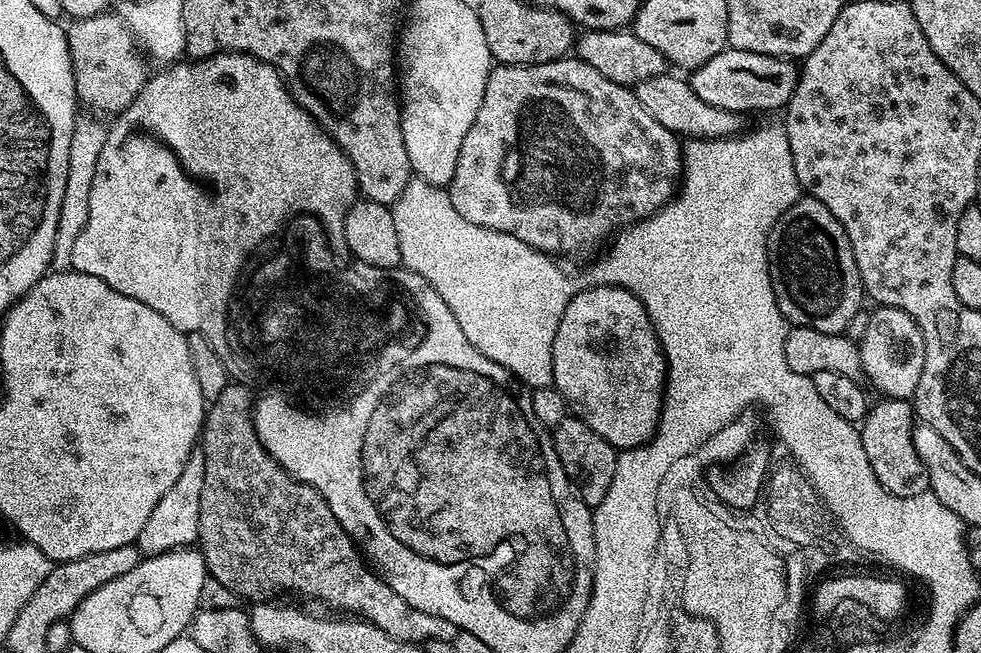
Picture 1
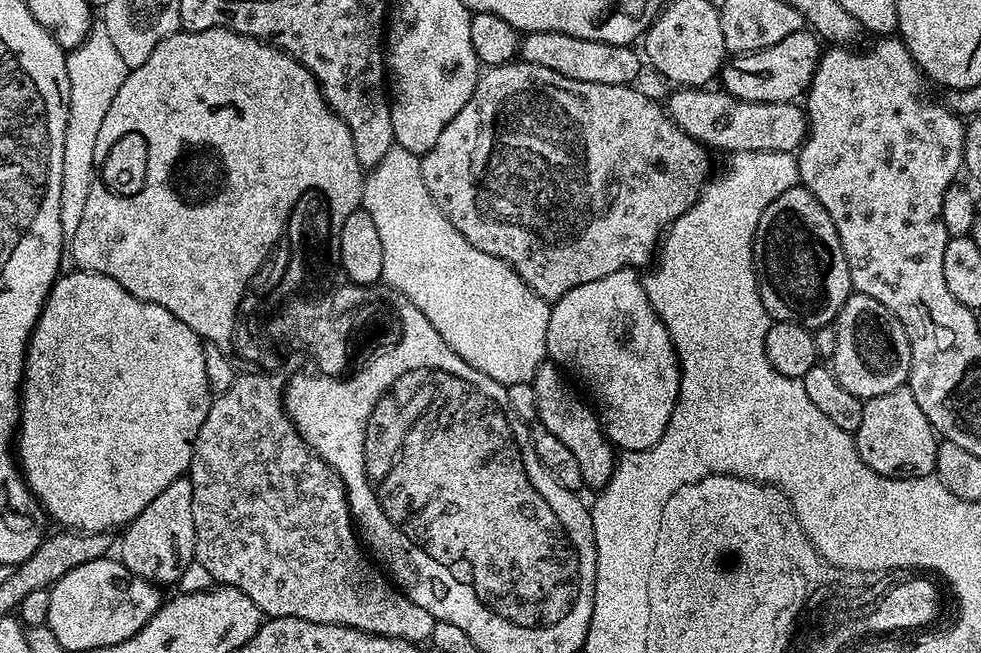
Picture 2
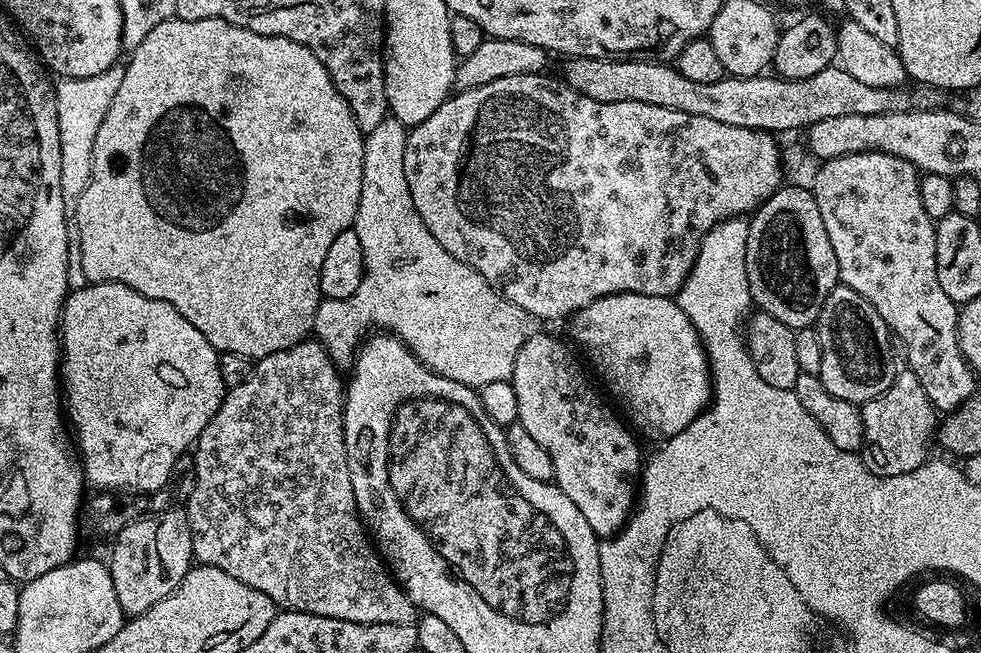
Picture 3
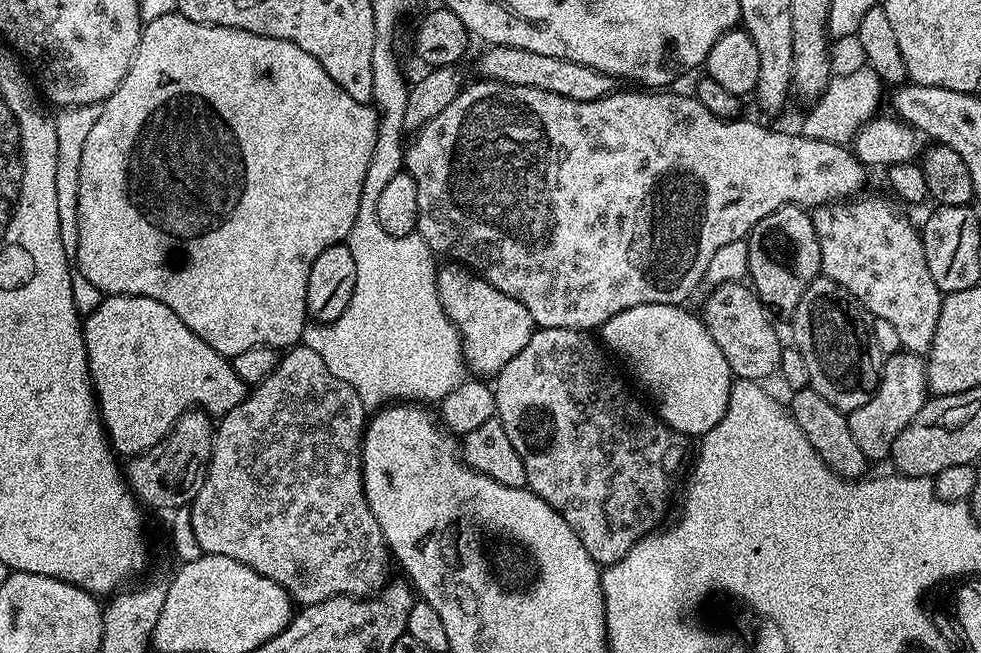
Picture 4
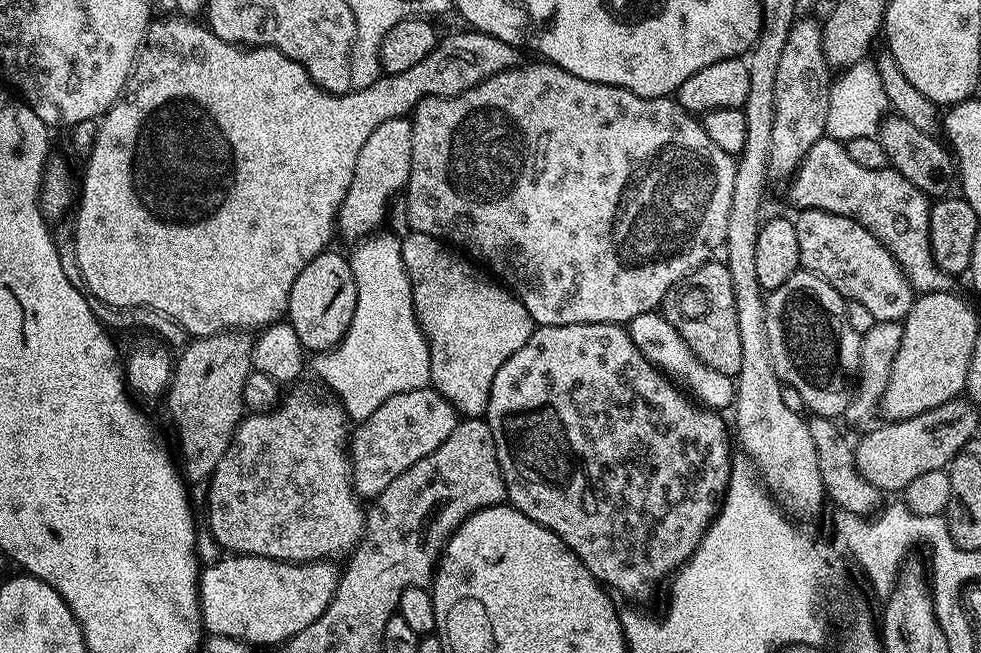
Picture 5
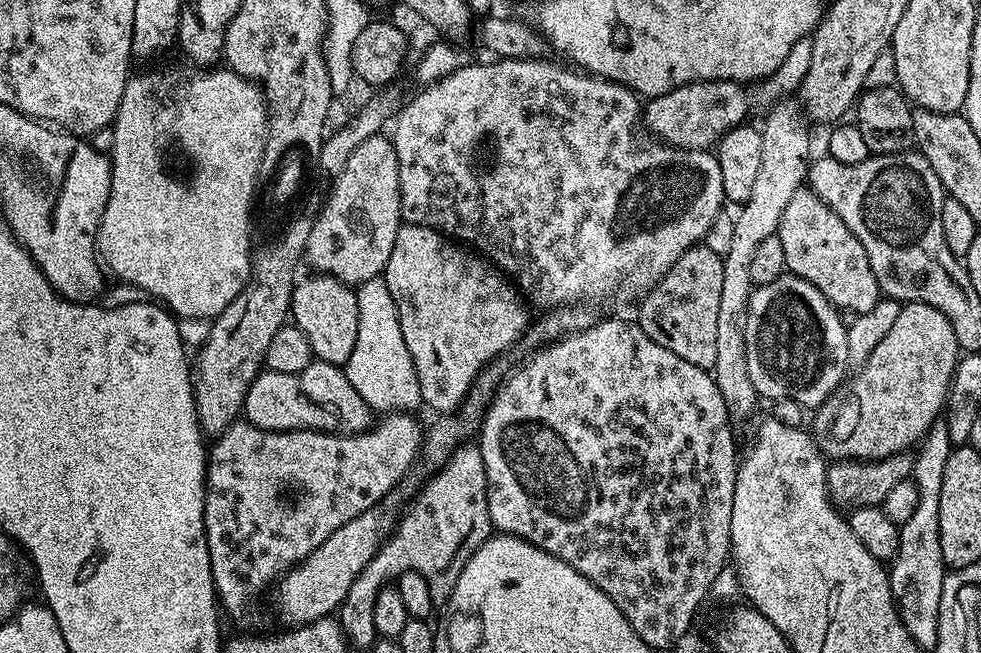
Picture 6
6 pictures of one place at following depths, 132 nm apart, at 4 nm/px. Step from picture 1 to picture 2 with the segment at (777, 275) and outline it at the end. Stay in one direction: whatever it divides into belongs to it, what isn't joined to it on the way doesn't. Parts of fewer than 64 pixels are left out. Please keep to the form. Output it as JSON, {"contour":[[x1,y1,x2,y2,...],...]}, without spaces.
{"contour":[[803,186,778,194,762,214,752,247,760,297,773,321,788,320,809,330,831,325,852,295,850,266,826,206]]}

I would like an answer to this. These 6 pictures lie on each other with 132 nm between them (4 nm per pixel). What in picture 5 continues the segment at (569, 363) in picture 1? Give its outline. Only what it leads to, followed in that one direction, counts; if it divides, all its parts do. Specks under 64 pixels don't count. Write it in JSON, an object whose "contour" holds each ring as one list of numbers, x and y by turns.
{"contour":[[659,311,638,314,638,318,634,318,627,325,627,330,640,353,665,376,671,378,677,385,683,386,687,395,695,403,713,410,733,407,736,398,736,385,733,377,718,374,718,370,703,364]]}

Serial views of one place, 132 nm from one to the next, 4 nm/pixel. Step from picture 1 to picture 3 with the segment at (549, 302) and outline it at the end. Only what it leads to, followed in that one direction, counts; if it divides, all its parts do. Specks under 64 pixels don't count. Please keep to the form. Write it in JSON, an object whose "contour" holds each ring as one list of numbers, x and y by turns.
{"contour":[[389,114,364,137,362,198,358,202,354,225,364,255,362,282,358,282,358,290,354,290,348,300,321,303,312,323,312,332,337,366,351,365,358,345,376,329,398,336,427,368,454,382,479,390,490,382,511,380,514,362,524,343,533,335,534,318,522,310,522,306,514,306,514,302,496,291,482,274,466,266,466,262,458,262,454,254,446,254,446,250,438,246,438,238,426,230,426,222,422,222,417,214,406,182,404,155,408,133,409,129]]}

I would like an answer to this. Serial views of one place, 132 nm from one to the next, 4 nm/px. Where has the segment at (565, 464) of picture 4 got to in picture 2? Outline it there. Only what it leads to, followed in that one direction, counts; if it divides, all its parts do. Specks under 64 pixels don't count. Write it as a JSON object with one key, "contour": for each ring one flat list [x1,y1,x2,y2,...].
{"contour":[[551,362,541,364,536,372,535,385,538,394,538,424,539,427,550,430,552,434,562,438,578,458,578,466,582,466,582,478,590,489,603,490,608,485,614,467,614,445,608,441,600,417,591,403,583,404,572,393,570,385,564,381,565,373]]}

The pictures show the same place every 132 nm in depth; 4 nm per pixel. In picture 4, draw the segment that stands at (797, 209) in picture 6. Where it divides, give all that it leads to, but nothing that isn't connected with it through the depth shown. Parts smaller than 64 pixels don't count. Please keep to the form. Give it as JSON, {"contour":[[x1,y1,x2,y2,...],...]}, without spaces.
{"contour":[[868,196,863,198,849,198,843,202,833,202,831,204,819,204,818,207,811,209,812,221,814,222,814,230,818,234,818,246,820,247,820,266,823,275,827,279,838,282,838,286,842,286,850,295,858,301,861,309,865,313,877,316,880,320,885,320,890,327,896,331,896,336,900,339,899,347,901,349,914,352,917,354,927,353,934,342,934,330,938,326,938,314,940,313,940,302,942,293,940,287,934,282,934,278,930,278,930,266,926,266,926,250,924,249,923,235,891,204,888,200,883,200,880,196]]}

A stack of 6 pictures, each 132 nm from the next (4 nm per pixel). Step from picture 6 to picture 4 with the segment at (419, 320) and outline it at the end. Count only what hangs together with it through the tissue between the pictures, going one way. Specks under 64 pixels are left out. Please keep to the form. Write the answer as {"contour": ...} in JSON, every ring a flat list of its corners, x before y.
{"contour":[[448,262,439,269,436,274,438,286,438,298,442,302,442,310,450,318,450,322,460,331,460,347,464,349,464,362,469,373,480,378,492,378,504,369,506,362,530,342,534,331,534,325,530,318,530,310,518,302,518,298,510,298,510,294,502,294,490,282,486,282,483,276,477,276,471,268,464,267,459,262]]}

